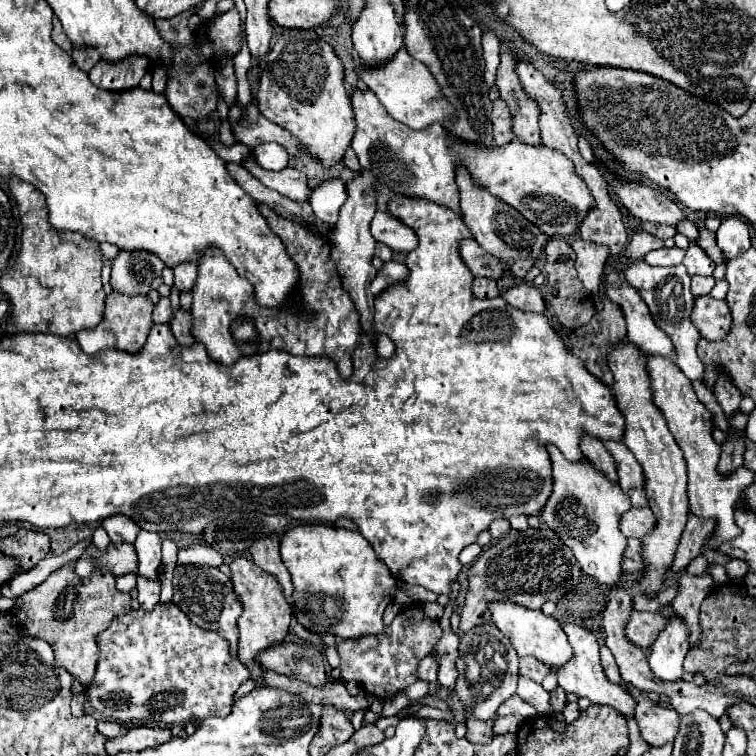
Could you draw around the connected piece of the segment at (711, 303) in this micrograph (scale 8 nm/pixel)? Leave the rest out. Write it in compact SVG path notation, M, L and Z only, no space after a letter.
M709 295L695 299L695 311L691 315L695 327L707 341L721 341L731 329L731 313L727 301L717 301Z

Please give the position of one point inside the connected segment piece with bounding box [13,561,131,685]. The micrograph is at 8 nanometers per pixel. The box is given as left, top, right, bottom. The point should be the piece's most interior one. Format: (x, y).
(66, 611)

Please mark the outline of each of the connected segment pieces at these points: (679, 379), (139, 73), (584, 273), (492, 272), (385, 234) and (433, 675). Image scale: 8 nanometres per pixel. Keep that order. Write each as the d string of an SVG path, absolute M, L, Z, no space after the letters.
M661 355L647 357L647 373L649 373L649 379L651 379L653 403L665 415L669 431L673 433L673 437L675 437L677 445L681 447L681 451L685 455L685 461L687 461L689 509L699 517L711 517L711 519L717 521L715 533L705 543L707 549L715 549L717 543L723 543L727 539L735 539L739 535L739 527L735 525L735 519L733 519L735 501L739 499L743 489L751 485L751 481L755 479L755 473L751 469L747 469L745 465L741 465L735 471L735 475L731 475L731 479L723 479L717 473L719 445L711 437L711 431L713 431L711 413L697 399L691 381L685 377L685 373L671 359L661 357Z
M131 55L117 63L109 63L109 61L101 59L89 71L89 79L93 81L93 85L97 85L101 89L125 91L125 89L137 87L141 77L147 73L147 69L149 69L149 61L145 57L137 57L137 55Z
M575 239L571 243L571 247L577 253L575 269L579 273L579 279L583 281L587 291L597 295L601 275L603 275L605 265L607 265L607 261L611 257L611 249L605 247L605 245L595 245L595 243L585 241L585 239Z
M463 239L461 245L459 245L459 251L463 255L463 261L467 261L467 267L471 269L471 273L475 277L487 277L487 279L495 279L497 281L509 269L507 263L503 263L497 257L489 255L473 239Z
M377 211L371 221L371 235L379 241L391 247L393 251L413 251L417 247L417 235L407 227L405 223L399 223L393 215L385 211Z
M427 655L421 663L419 663L419 669L417 669L417 675L419 679L427 681L427 683L437 683L437 663L431 655Z

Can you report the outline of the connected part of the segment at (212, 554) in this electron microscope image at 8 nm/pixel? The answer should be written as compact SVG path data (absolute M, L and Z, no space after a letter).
M193 545L189 549L179 549L179 563L181 565L189 565L189 563L197 563L197 565L207 565L207 567L220 567L224 564L221 555L211 549L211 547L201 547L201 545Z

